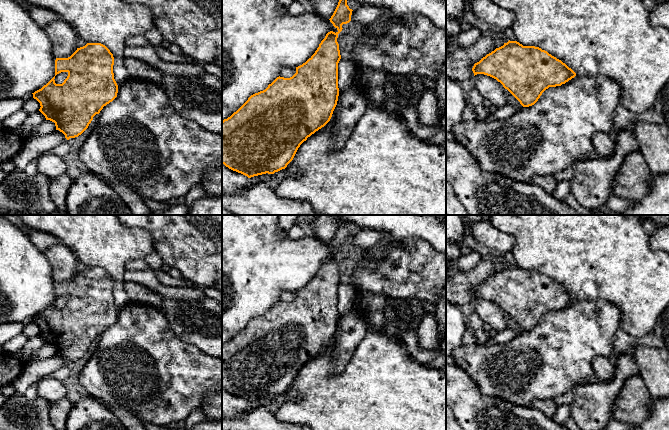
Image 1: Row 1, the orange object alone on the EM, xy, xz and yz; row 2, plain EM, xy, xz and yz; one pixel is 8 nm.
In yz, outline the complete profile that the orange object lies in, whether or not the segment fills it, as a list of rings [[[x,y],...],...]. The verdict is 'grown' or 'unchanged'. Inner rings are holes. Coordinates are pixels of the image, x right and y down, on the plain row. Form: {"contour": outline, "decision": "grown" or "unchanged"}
{"contour": [[[510,264],[475,287],[472,295],[474,300],[484,298],[496,303],[523,331],[534,329],[549,311],[561,310],[576,300],[571,292],[547,275]]], "decision": "unchanged"}

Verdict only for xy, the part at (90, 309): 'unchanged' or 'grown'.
unchanged

